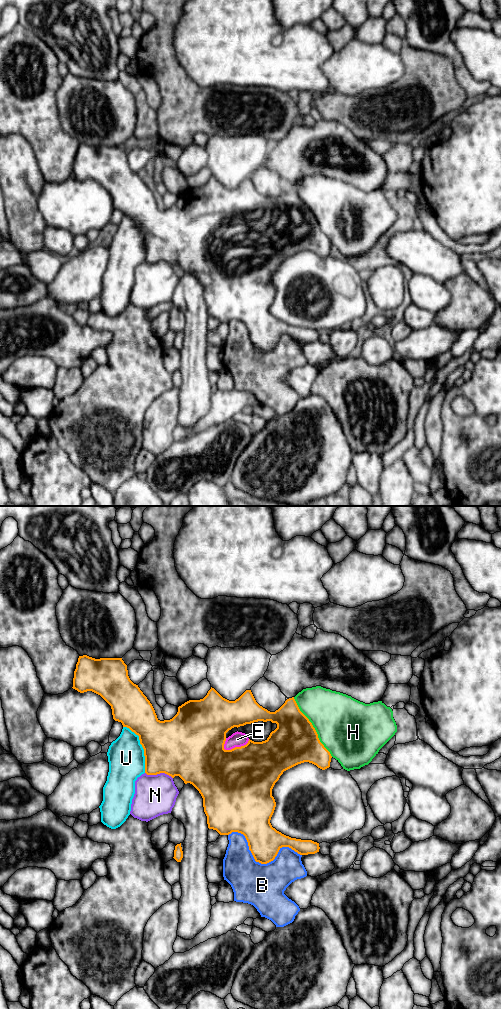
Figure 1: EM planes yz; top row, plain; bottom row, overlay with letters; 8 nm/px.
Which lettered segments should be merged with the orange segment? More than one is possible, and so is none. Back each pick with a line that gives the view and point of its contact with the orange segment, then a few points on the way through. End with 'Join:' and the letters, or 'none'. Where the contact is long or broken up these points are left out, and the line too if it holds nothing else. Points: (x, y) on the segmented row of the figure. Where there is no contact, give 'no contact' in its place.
E: contact yz (236, 747)
Join: E

